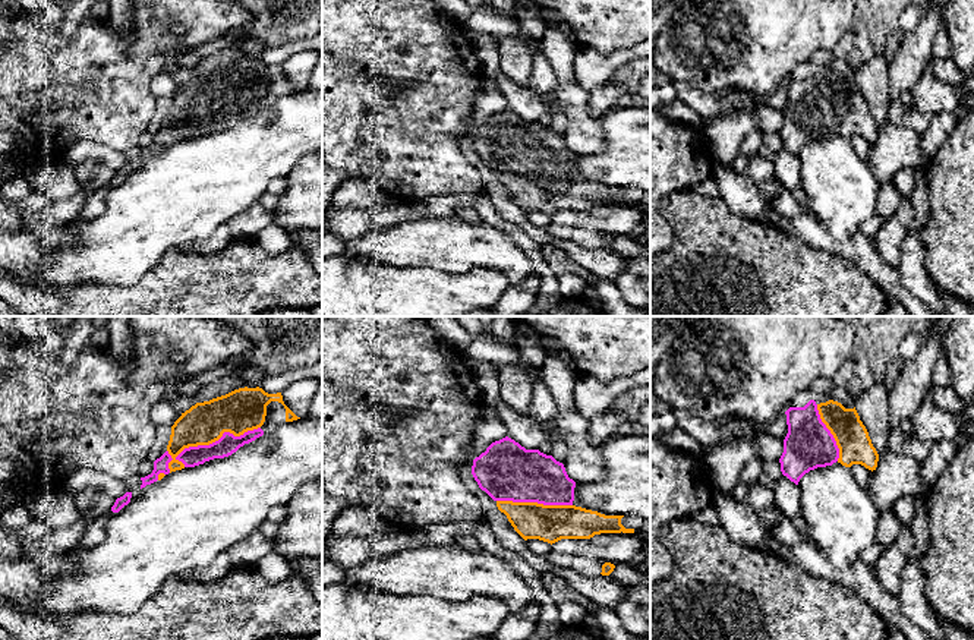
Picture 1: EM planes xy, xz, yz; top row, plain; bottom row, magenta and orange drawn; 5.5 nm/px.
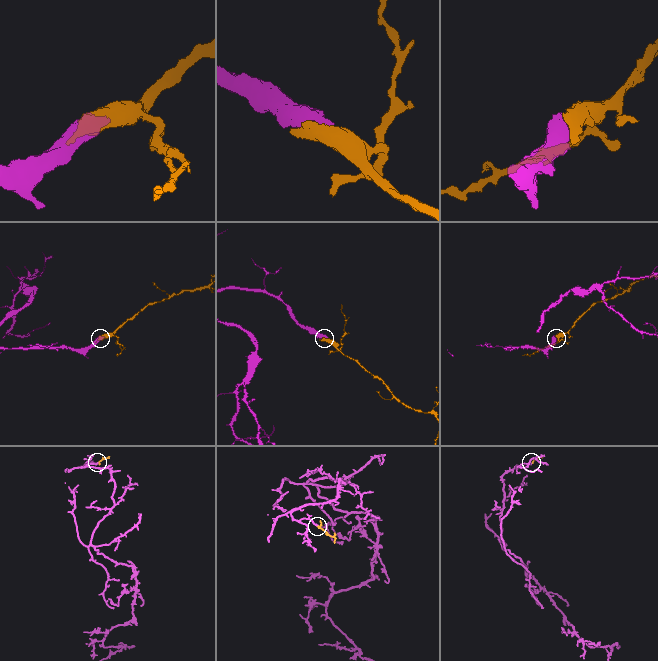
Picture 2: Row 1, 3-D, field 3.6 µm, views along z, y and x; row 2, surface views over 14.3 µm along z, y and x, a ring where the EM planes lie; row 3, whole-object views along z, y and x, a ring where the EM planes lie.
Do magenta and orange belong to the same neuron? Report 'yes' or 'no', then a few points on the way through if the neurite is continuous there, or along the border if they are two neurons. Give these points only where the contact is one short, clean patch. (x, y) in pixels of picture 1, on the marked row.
yes

